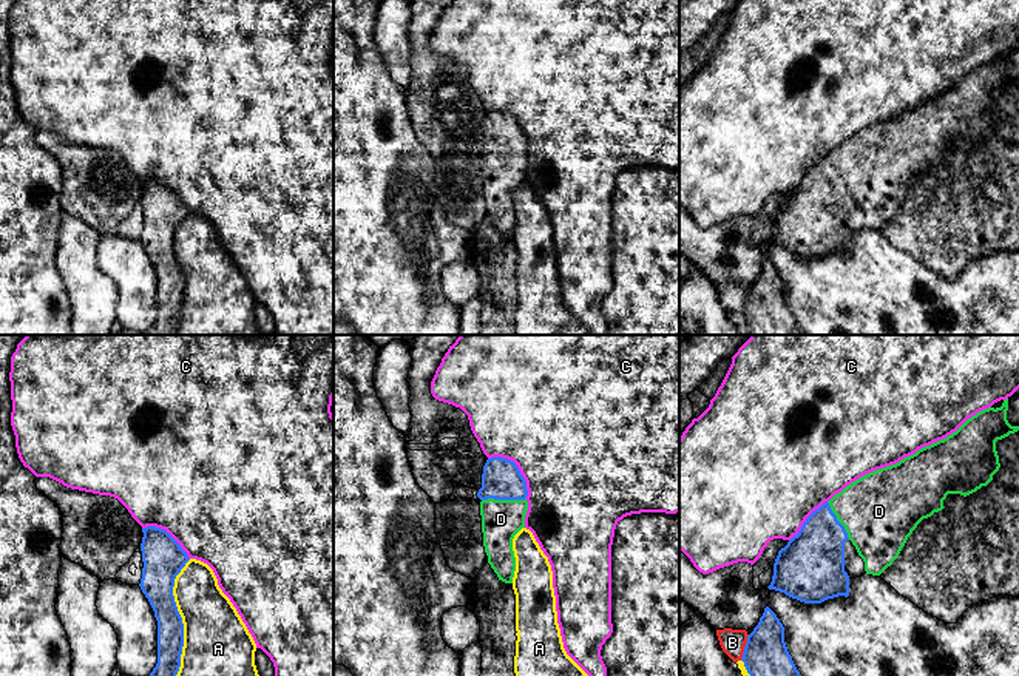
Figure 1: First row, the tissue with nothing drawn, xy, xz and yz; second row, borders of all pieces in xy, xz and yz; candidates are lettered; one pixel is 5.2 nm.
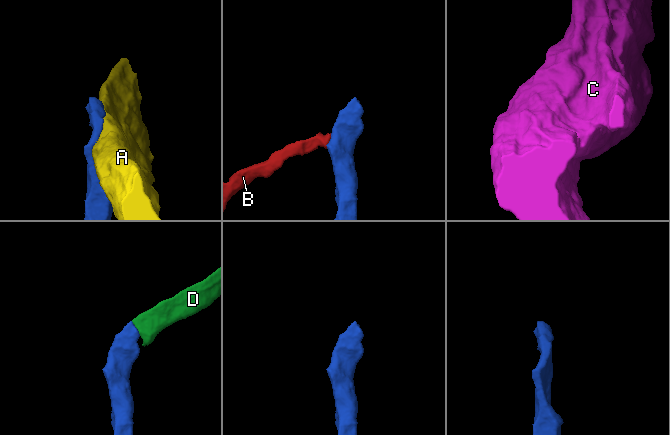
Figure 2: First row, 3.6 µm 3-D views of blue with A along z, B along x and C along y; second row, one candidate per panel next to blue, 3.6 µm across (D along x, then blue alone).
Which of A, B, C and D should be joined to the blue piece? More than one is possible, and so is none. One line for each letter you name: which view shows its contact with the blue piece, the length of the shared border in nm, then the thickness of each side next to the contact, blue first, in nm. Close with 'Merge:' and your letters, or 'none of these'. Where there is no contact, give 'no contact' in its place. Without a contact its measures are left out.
D: contact in xz; length 240 nm; calibres 200 and 200 nm
Merge: D

